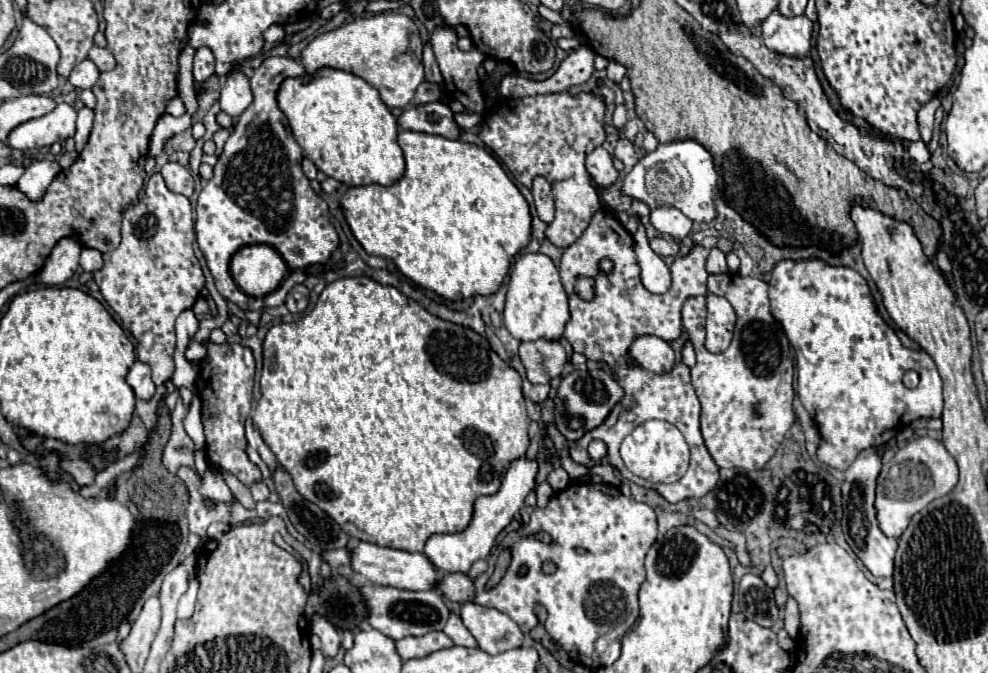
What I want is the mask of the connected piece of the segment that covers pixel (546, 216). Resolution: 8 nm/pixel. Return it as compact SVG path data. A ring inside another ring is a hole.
M540 176L534 178L532 196L534 196L534 204L536 204L540 220L550 224L554 220L554 200L552 200L552 192L550 192L550 182Z

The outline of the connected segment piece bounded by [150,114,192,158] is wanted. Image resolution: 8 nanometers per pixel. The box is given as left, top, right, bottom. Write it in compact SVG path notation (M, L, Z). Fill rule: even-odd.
M164 114L164 116L158 120L158 124L156 124L154 132L152 132L152 138L150 138L150 140L154 140L154 154L150 152L150 156L156 158L156 156L166 148L166 144L168 144L170 138L174 138L176 134L188 130L190 126L192 126L192 118L190 118L188 114L184 114L184 116L180 116L180 118L174 118L174 116Z

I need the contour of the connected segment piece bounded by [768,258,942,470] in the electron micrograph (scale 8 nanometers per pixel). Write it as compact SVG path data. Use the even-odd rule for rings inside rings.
M820 258L780 260L772 270L770 308L782 324L790 344L796 350L798 398L808 410L820 432L816 450L818 462L836 470L846 470L854 458L870 448L888 442L904 418L904 426L918 418L940 418L942 414L942 378L932 356L924 350L906 348L896 332L878 314L868 282L848 266L830 266ZM906 370L920 372L920 388L908 390L902 384Z

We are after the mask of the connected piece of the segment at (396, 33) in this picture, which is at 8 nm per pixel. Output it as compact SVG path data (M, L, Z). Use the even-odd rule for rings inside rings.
M396 12L356 18L332 32L320 34L304 48L300 60L306 74L314 74L318 68L330 66L364 78L380 92L380 98L388 108L406 108L412 102L416 88L426 80L418 26L412 18Z

